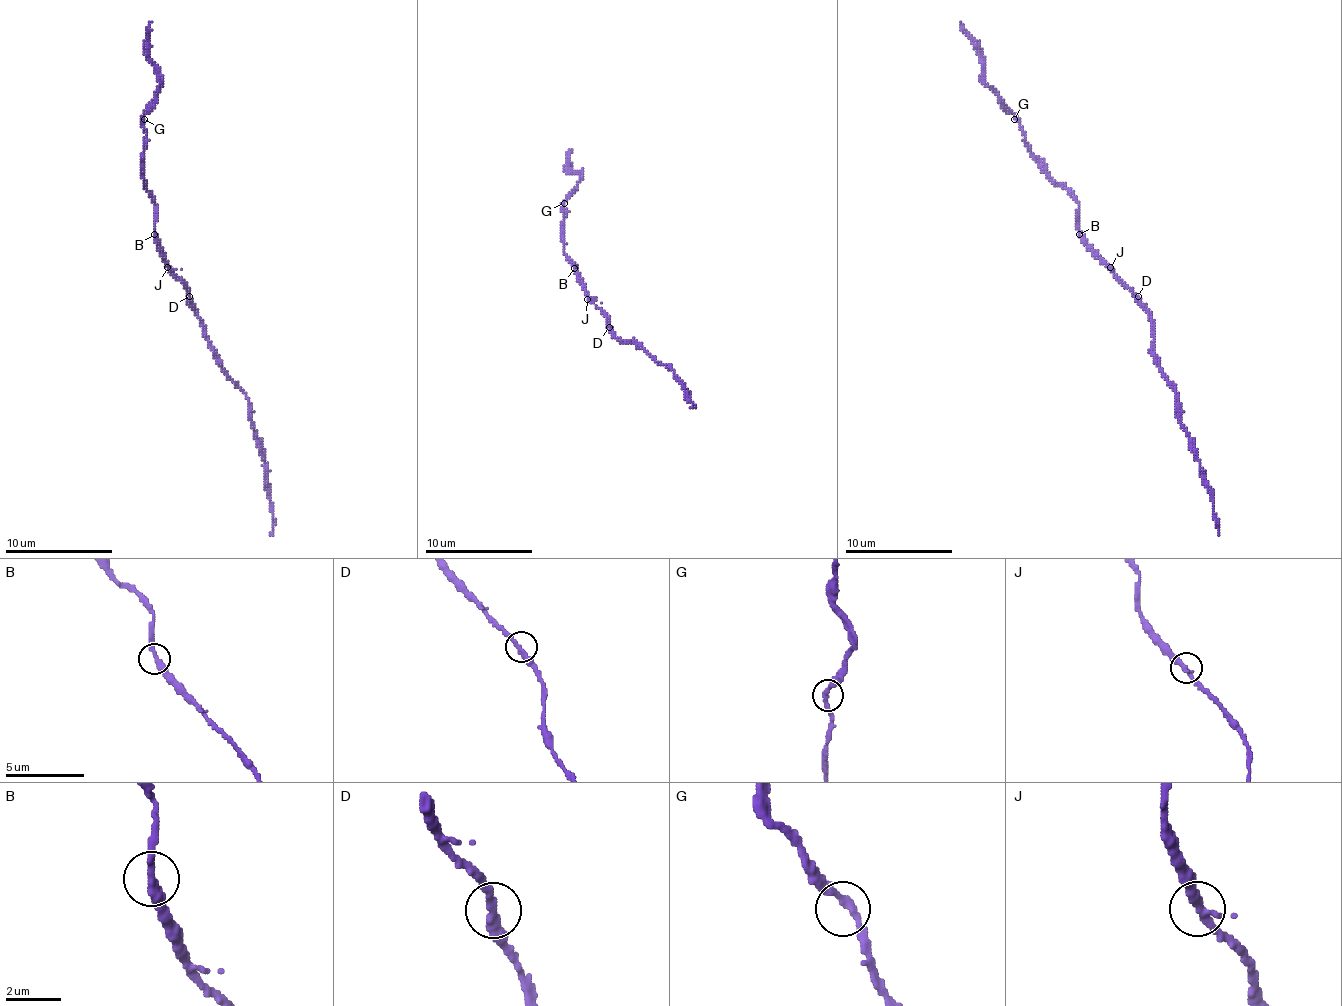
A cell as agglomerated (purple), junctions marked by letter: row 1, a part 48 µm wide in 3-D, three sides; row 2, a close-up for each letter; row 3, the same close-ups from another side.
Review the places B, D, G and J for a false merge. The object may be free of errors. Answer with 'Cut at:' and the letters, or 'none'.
Cut at: none

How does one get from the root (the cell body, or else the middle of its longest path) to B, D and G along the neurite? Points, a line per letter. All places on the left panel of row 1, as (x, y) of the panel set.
B: (173, 272), (154, 234)
D: (173, 272), (189, 296)
G: (173, 272), (154, 231), (157, 215), (154, 197), (144, 186), (144, 143), (146, 140), (144, 119)

